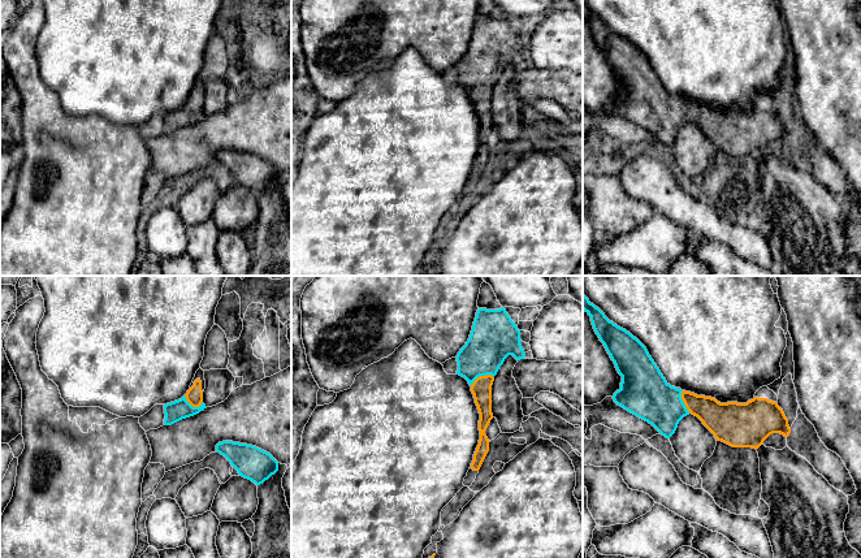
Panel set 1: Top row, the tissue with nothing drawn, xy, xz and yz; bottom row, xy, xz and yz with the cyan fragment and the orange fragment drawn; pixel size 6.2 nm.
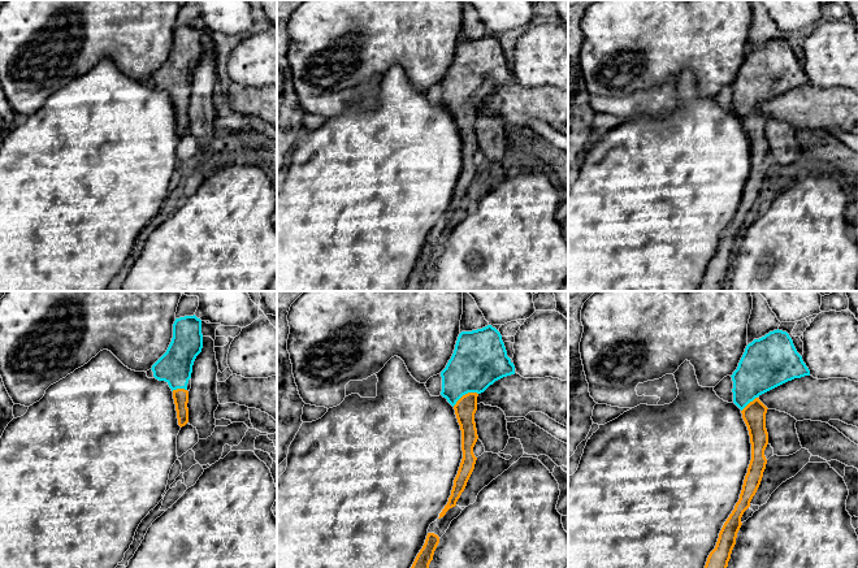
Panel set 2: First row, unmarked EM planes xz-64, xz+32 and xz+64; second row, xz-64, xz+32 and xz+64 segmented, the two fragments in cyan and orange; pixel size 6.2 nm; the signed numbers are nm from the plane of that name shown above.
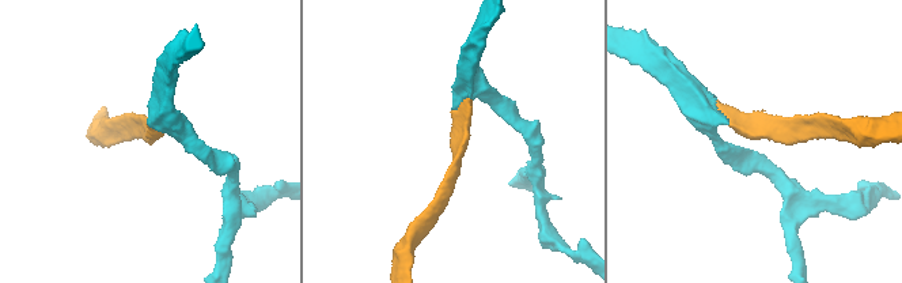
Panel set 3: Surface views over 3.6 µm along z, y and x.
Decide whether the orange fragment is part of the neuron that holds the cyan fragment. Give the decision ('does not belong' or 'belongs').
belongs

